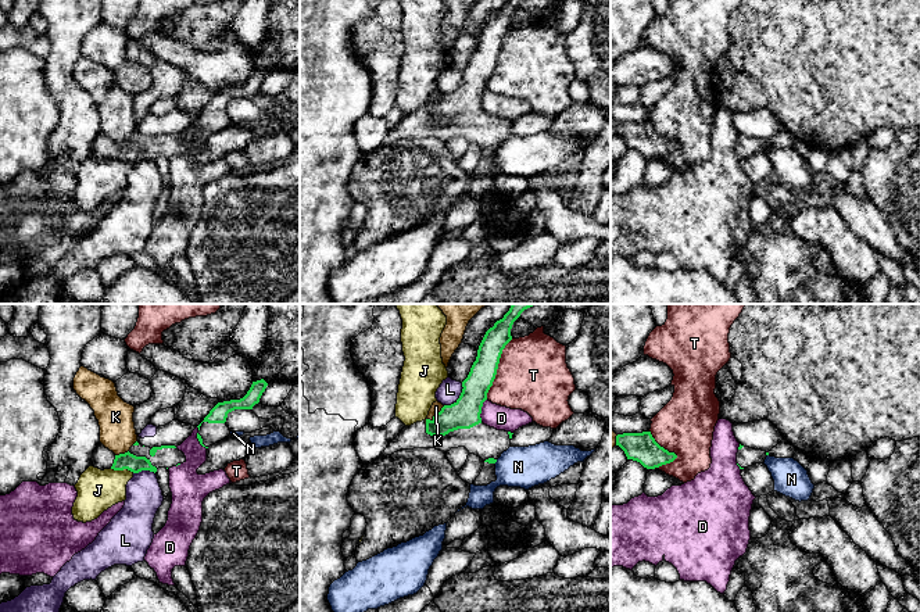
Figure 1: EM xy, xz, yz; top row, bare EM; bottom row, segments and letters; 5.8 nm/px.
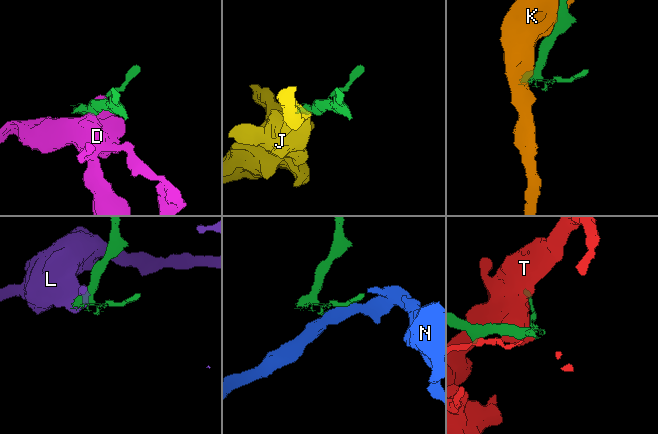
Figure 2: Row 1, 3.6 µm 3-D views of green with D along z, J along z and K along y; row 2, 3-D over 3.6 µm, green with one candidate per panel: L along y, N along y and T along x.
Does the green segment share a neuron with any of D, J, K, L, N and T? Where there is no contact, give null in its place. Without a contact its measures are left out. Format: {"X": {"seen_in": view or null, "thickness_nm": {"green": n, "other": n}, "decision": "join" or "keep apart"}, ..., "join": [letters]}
{"D": {"seen_in": "xz", "thickness_nm": {"green": 170, "other": 140}, "decision": "keep apart"}, "J": {"seen_in": "xy", "thickness_nm": {"green": 100, "other": 240}, "decision": "keep apart"}, "K": {"seen_in": "xz", "thickness_nm": {"green": 170, "other": 60}, "decision": "keep apart"}, "L": {"seen_in": "xz", "thickness_nm": {"green": 170, "other": 130}, "decision": "keep apart"}, "N": {"seen_in": "xz", "thickness_nm": {"green": 30, "other": 240}, "decision": "keep apart"}, "T": {"seen_in": "xz", "thickness_nm": {"green": 150, "other": 420}, "decision": "keep apart"}, "join": []}

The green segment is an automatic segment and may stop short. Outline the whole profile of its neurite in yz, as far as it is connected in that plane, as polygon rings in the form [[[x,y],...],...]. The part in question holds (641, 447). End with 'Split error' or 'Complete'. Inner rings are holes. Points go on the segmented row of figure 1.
[[[651,432],[617,434],[616,445],[624,451],[627,459],[637,461],[647,469],[659,468],[677,458],[674,452],[661,447]]]. Complete

